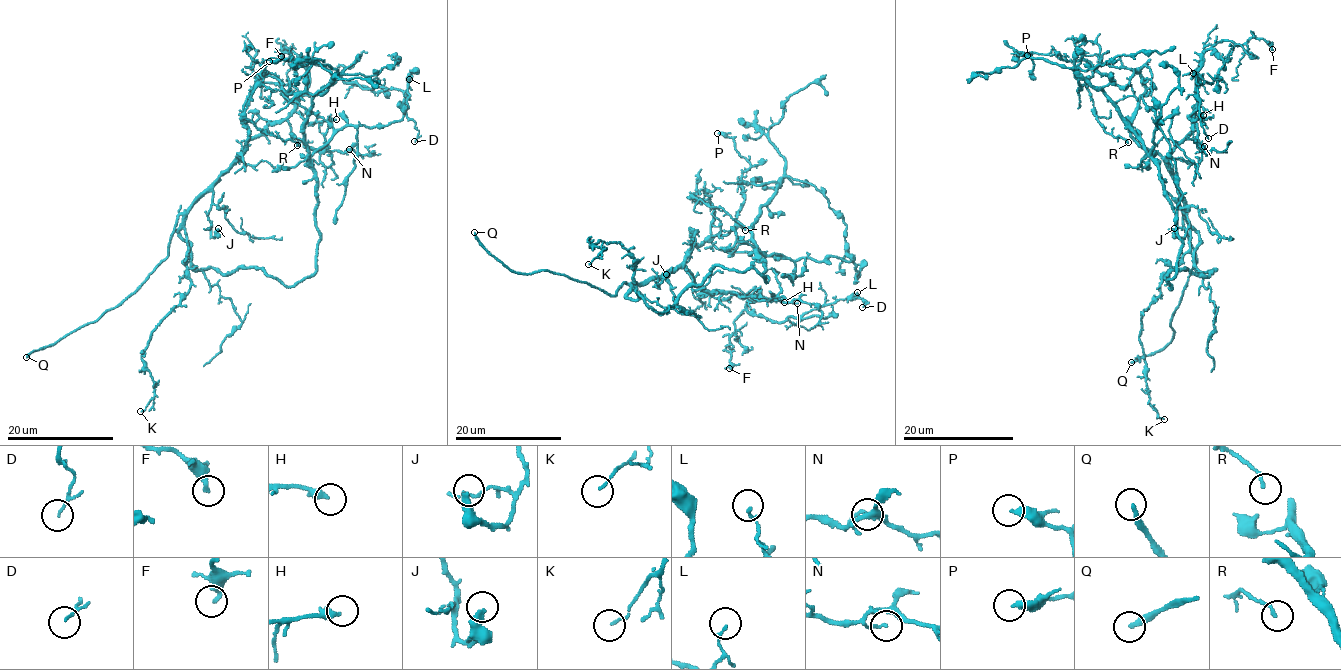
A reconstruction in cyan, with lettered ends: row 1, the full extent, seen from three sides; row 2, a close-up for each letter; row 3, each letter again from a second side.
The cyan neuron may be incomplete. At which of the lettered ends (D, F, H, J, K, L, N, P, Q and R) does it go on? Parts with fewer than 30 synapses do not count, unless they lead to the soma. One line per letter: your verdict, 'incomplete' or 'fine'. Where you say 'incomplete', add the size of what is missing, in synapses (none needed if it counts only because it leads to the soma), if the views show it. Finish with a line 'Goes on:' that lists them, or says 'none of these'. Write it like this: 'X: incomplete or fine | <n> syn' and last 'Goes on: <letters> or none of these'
D: fine
F: fine
H: fine
J: fine
K: fine
L: fine
N: fine
P: fine
Q: fine
R: fine
Goes on: none of these

